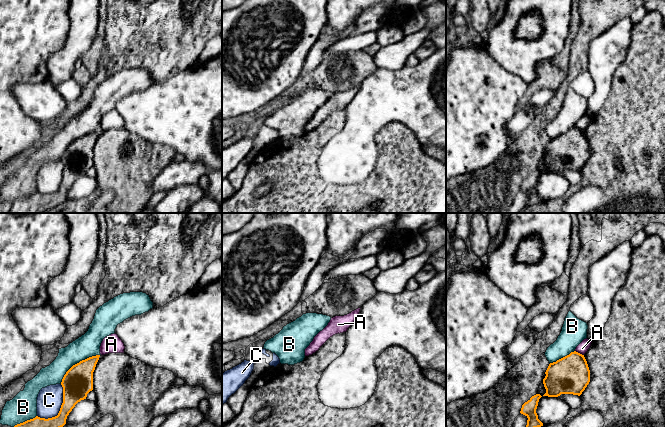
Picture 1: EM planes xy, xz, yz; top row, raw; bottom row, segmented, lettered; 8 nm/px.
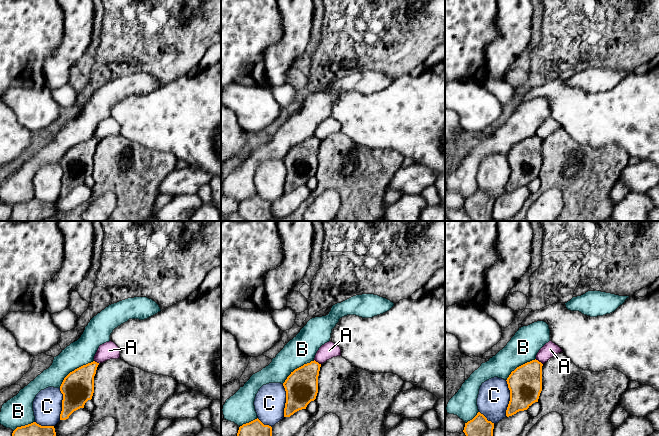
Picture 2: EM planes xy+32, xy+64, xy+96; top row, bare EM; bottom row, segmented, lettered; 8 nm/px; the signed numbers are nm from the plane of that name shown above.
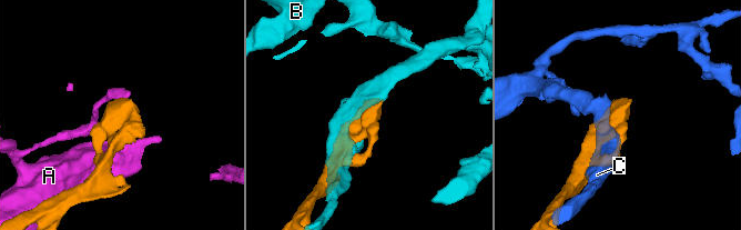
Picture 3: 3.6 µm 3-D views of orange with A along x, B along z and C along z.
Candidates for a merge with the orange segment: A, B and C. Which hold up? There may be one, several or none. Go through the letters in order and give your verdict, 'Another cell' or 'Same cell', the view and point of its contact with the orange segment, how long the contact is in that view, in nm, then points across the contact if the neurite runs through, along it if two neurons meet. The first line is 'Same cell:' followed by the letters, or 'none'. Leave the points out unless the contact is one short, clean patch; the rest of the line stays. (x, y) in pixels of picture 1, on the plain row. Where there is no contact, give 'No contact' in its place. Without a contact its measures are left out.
Same cell: none
A: Another cell. Touches orange at yz (579, 129). Shared border 80 nm. Boundary: yz (575, 126), (583, 131)
B: Another cell. Touches orange at xy (77, 139). Shared border 400 nm
C: Another cell. Touches orange at xy (60, 185). Shared border 320 nm

